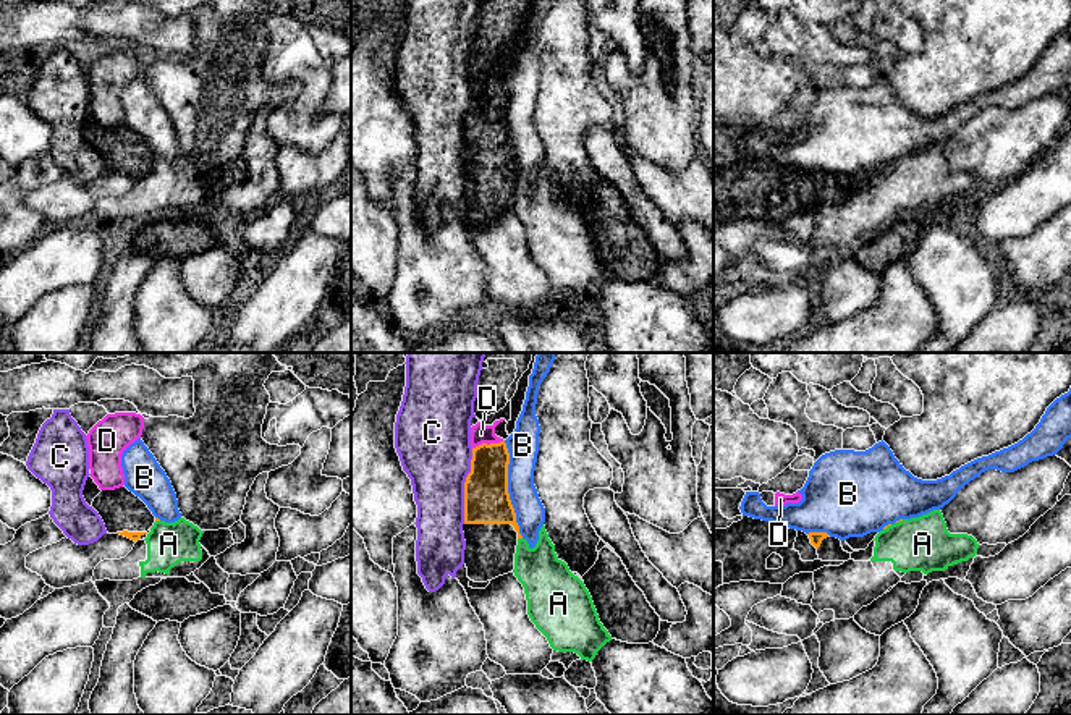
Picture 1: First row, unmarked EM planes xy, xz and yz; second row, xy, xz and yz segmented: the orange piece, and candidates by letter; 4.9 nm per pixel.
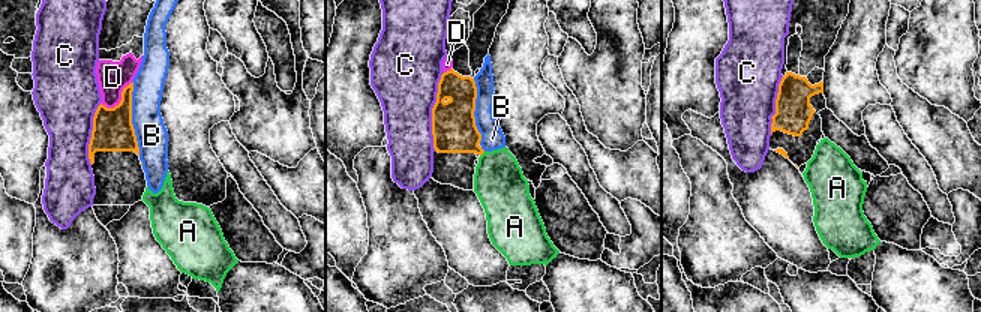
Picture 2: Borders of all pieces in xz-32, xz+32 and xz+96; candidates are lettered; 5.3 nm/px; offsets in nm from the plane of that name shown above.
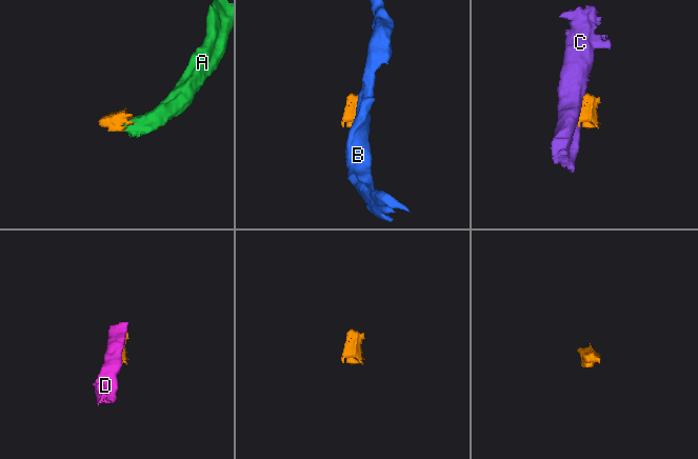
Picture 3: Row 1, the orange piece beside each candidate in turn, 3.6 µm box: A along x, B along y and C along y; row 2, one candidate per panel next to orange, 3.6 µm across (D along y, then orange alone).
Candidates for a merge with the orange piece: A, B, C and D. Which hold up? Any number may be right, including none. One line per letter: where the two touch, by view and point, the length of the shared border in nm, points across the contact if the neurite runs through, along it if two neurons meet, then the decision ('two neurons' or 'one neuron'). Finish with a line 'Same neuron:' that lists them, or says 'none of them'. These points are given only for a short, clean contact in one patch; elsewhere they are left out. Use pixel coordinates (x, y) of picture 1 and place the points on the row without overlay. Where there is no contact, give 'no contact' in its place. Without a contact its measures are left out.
A: xz (520, 175) | 30 nm | along xz (518, 175), (521, 177) | two neurons
B: xz (507, 126) | 500 nm | two neurons
C: xz (465, 123) | 380 nm | two neurons
D: xz (486, 81) | 170 nm | two neurons
Same neuron: none of them

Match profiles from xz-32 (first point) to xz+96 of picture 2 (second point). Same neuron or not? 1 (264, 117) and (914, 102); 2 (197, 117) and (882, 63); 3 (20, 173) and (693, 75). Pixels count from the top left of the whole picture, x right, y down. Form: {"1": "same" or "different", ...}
{"1": "different", "2": "different", "3": "same"}

